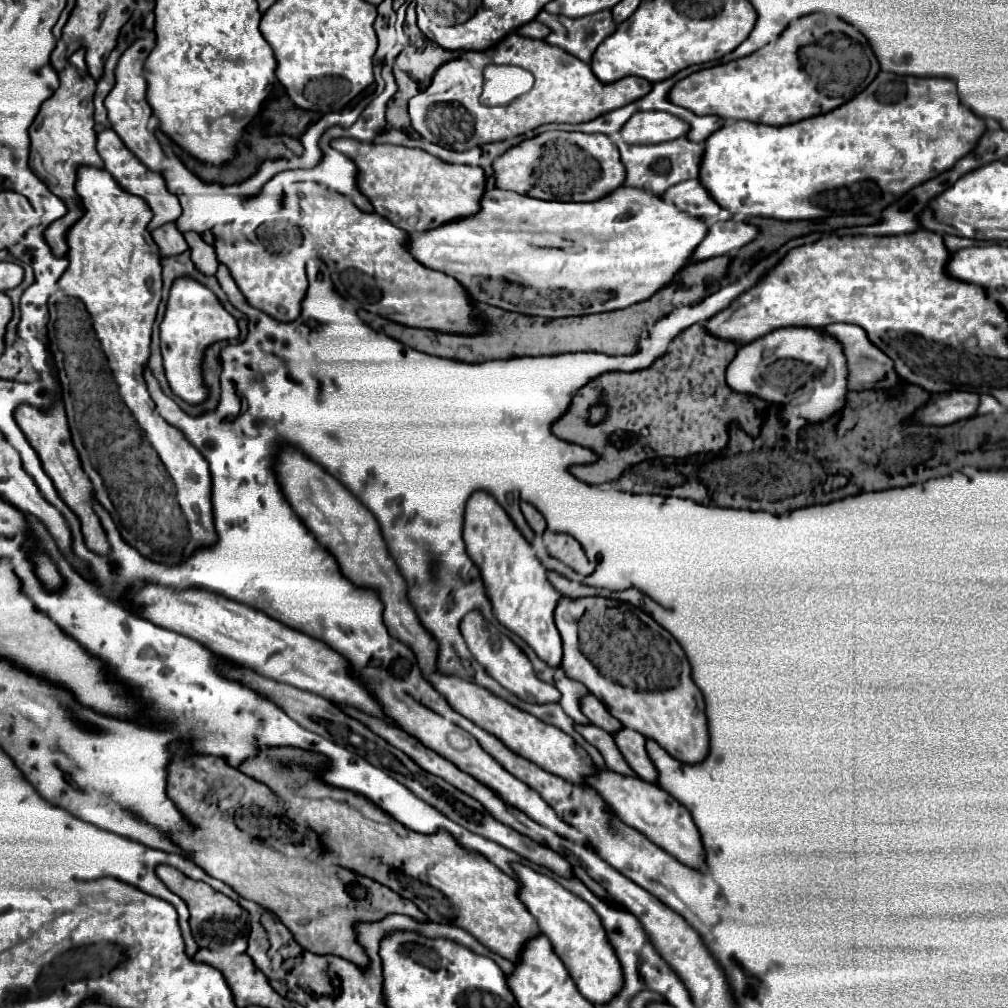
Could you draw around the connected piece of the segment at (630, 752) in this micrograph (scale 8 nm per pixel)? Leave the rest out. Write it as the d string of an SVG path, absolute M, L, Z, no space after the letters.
M621 729L619 733L613 735L619 751L623 753L625 761L631 765L637 775L649 783L657 783L657 771L653 767L653 761L649 759L645 751L645 737L641 737L637 731L631 729Z

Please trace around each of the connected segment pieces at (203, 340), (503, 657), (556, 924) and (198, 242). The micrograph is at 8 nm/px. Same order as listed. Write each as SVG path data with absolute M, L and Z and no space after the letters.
M181 277L173 283L167 301L167 313L161 323L161 353L165 375L171 391L189 405L201 405L209 397L209 387L203 381L205 349L217 341L235 339L239 327L233 315L229 315L217 297L197 281Z
M471 611L463 621L461 621L461 635L471 651L471 655L481 663L481 667L497 681L501 683L501 687L505 687L509 693L517 695L519 699L527 701L527 703L535 703L535 705L547 705L547 703L559 703L561 693L549 685L543 683L541 679L537 679L527 655L509 639L505 637L495 625L487 623L481 613Z
M511 863L511 869L517 875L519 899L529 909L529 913L535 915L541 931L549 937L555 955L567 965L567 971L573 983L577 983L581 995L585 995L585 999L589 999L591 1003L607 1003L623 987L623 975L619 959L611 943L607 941L599 915L589 903L569 893L553 877L533 871L531 867L521 863Z
M187 233L185 235L185 241L191 249L191 259L193 259L193 265L203 273L203 275L215 275L219 263L217 263L217 257L215 257L215 249L211 245L207 245L201 235L197 233Z

